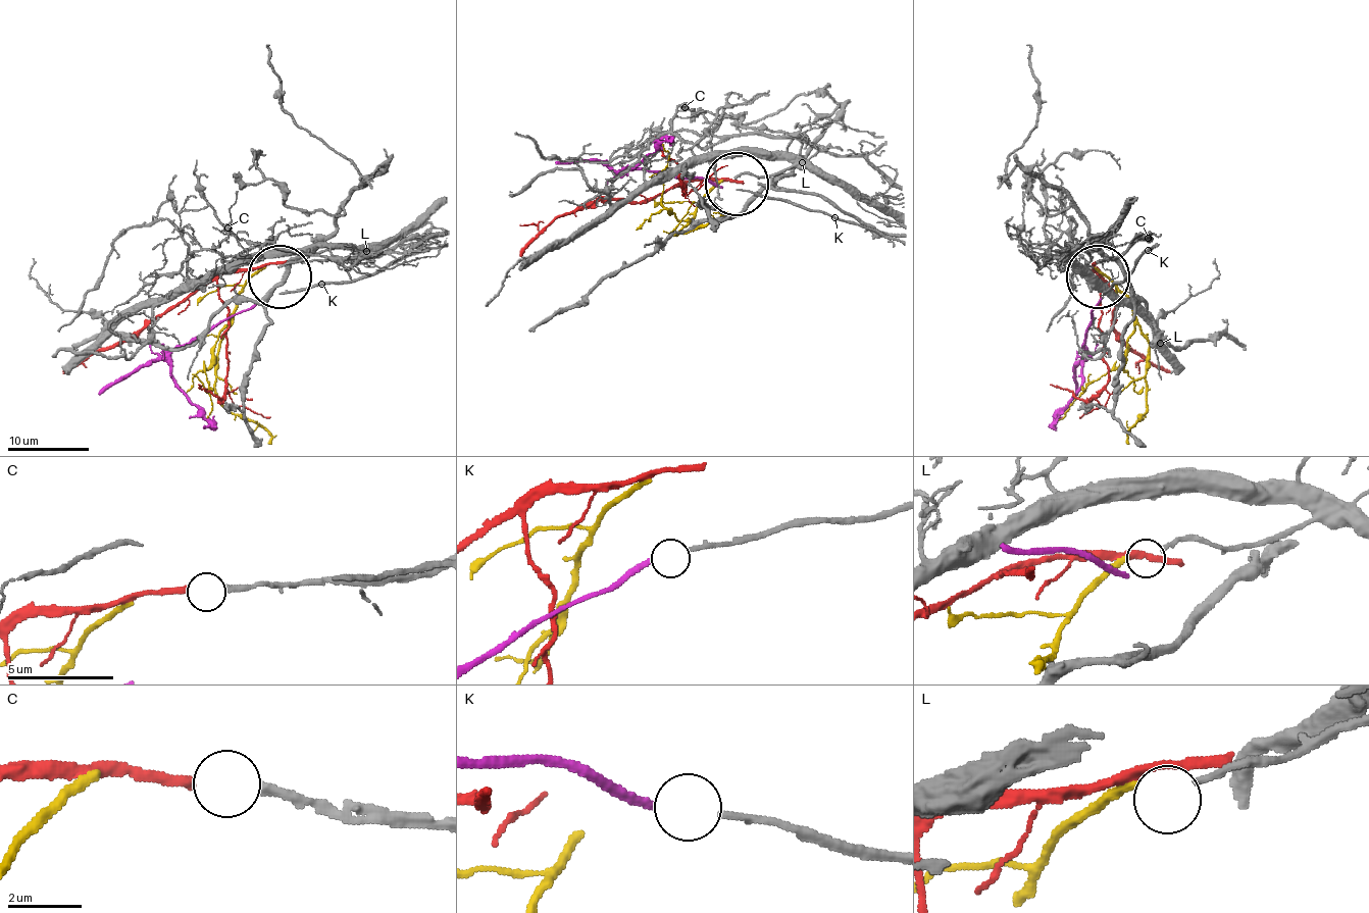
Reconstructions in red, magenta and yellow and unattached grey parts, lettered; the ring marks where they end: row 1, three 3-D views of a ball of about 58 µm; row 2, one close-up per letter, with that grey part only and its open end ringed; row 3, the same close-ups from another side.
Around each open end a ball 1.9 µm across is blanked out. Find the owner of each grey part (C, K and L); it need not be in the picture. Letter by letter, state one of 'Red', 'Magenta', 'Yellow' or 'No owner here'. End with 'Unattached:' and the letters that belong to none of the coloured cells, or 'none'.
C: Red
K: Magenta
L: No owner here
Unattached: L

